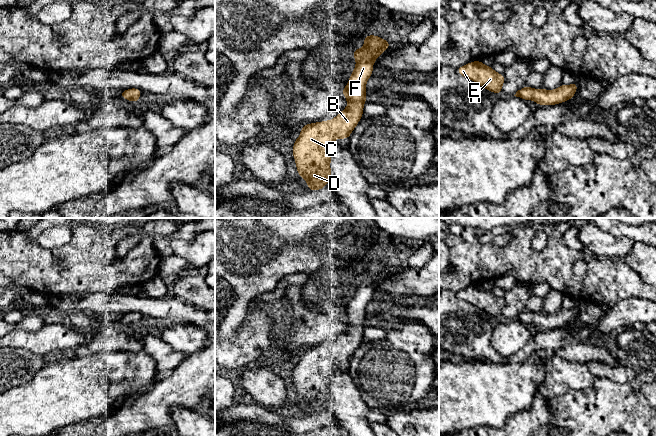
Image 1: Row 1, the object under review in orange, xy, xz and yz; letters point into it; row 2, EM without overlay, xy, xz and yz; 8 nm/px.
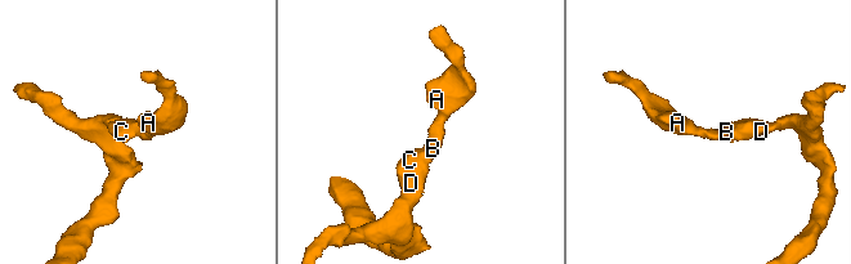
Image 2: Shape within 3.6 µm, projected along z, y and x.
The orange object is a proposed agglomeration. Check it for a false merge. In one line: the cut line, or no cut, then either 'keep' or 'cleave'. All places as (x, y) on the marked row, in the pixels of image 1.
cut none; keep

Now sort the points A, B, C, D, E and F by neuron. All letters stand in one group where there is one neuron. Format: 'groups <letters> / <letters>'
groups A B C D E F

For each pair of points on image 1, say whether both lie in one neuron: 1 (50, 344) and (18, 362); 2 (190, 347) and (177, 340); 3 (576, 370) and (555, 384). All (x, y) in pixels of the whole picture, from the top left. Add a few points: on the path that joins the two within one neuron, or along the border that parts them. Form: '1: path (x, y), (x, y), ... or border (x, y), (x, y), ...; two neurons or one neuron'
1: border (11, 347), (30, 350), (47, 359); two neurons
2: path (187, 344), (180, 340); one neuron
3: path (571, 375), (563, 376), (560, 379); one neuron

